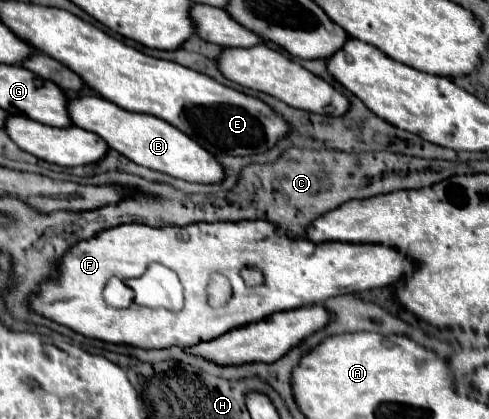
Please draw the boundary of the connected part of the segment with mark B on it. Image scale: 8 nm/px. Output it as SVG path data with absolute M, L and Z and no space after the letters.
M93 95L69 99L67 107L69 107L67 111L71 111L71 123L75 127L81 127L85 131L99 135L109 149L115 149L117 153L125 155L137 165L143 165L143 167L167 173L171 177L191 181L191 183L219 183L225 175L223 167L215 161L215 157L209 151L205 151L199 143L195 143L185 133L165 123L163 119L125 111L117 107L115 103L109 103L107 99L93 97Z

